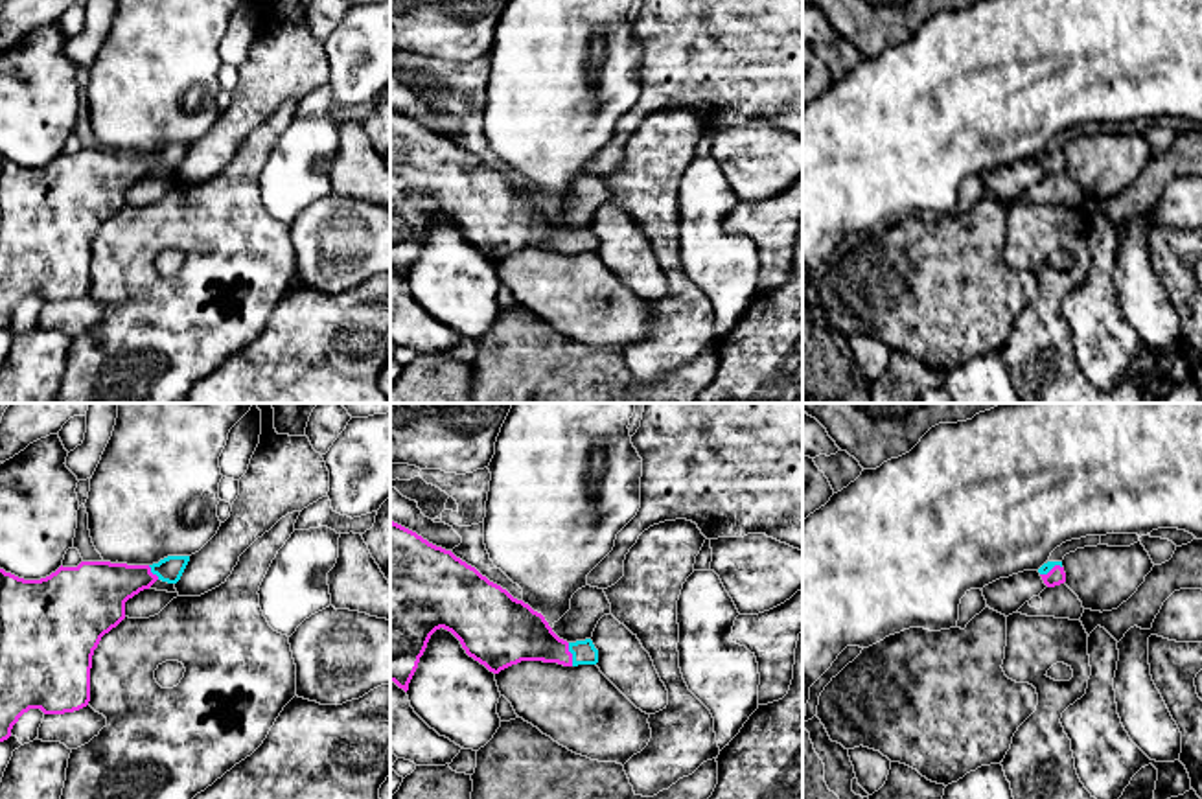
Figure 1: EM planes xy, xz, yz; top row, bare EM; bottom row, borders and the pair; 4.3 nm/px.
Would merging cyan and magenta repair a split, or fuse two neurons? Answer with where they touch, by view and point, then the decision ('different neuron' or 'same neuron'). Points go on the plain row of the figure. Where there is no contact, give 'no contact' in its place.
contact xz (573, 242); same neuron

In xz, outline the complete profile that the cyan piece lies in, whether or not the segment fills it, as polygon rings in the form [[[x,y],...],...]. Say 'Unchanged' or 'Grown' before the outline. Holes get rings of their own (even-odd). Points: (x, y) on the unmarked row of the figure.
Grown. [[[390,109],[390,269],[405,280],[431,223],[440,215],[451,219],[466,241],[493,261],[521,249],[563,254],[598,250],[598,237],[591,226],[576,230],[560,226],[545,204],[528,191],[514,186],[451,138]]]

